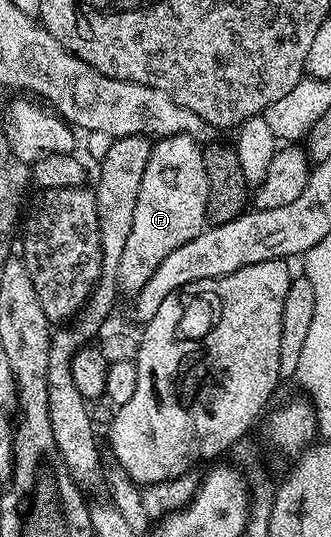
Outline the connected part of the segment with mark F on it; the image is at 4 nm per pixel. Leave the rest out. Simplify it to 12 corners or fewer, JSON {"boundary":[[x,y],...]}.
{"boundary":[[153,143],[118,284],[140,292],[204,231],[204,148]]}

